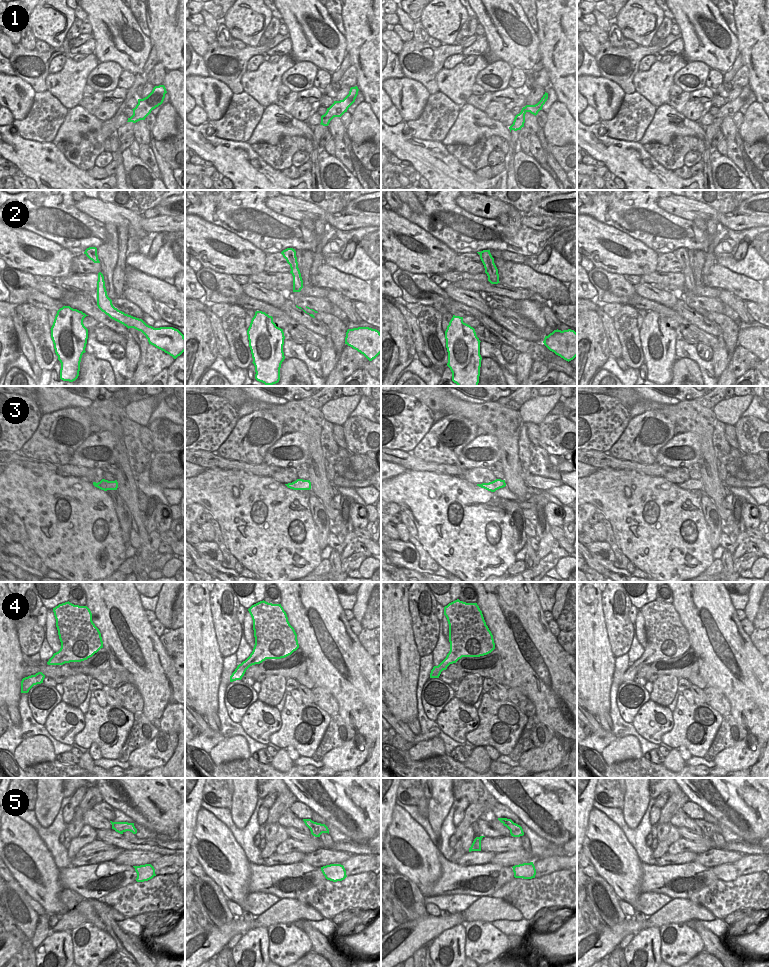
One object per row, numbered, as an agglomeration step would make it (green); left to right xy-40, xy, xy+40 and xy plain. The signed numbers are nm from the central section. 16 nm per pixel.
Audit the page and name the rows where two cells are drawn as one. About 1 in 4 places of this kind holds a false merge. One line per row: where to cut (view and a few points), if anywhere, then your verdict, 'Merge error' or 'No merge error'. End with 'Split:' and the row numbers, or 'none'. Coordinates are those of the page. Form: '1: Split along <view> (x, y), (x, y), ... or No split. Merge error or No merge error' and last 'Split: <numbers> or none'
1: No split. No merge error
2: No split. No merge error
3: No split. No merge error
4: No split. No merge error
5: Split along xy (336, 864), (327, 879). Merge error
Split: 5

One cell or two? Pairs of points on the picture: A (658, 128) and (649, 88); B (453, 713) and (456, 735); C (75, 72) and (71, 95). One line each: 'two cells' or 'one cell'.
A: two cells
B: one cell
C: one cell

